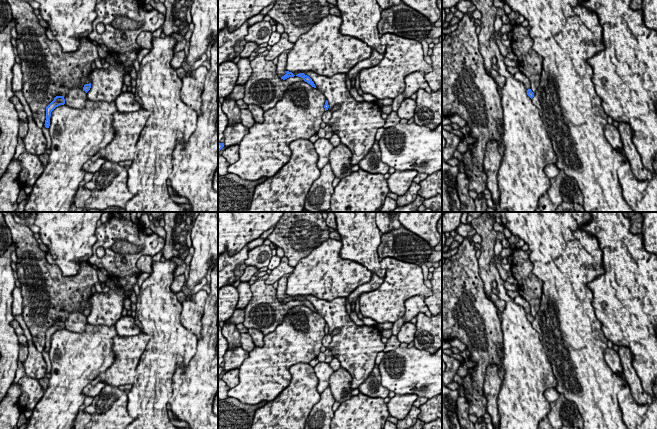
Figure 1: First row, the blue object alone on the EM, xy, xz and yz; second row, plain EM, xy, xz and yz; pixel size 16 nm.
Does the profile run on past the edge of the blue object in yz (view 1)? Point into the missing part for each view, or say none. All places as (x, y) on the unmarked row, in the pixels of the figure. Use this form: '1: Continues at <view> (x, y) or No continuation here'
1: No continuation here

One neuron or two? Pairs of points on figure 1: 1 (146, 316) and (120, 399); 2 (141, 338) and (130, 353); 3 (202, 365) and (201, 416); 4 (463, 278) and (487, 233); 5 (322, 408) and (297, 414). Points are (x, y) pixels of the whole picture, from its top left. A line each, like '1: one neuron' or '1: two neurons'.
1: two neurons
2: one neuron
3: one neuron
4: two neurons
5: two neurons

